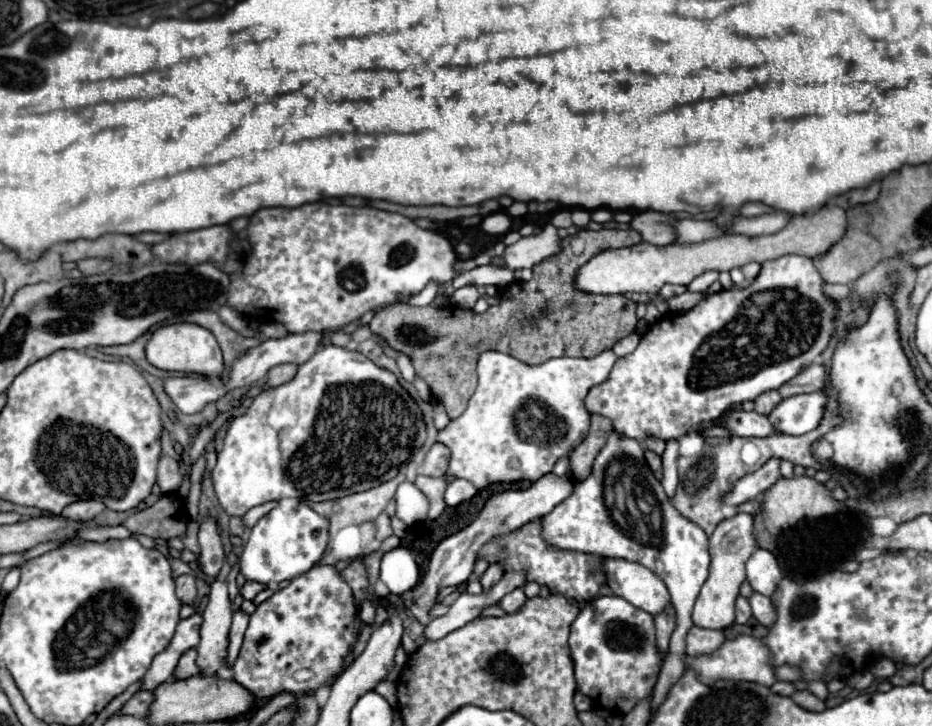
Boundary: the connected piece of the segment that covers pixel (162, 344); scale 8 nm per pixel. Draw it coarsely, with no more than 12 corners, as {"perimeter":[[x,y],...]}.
{"perimeter":[[196,323],[158,327],[146,359],[164,371],[224,371],[216,337]]}

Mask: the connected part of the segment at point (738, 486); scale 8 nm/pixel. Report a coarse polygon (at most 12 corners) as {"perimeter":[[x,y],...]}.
{"perimeter":[[780,459],[740,477],[722,497],[724,505],[756,499],[780,477]]}

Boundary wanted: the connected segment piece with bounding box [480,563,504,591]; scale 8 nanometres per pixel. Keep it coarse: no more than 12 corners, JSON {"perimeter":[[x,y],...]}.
{"perimeter":[[494,563],[480,577],[484,591],[502,577],[504,565]]}

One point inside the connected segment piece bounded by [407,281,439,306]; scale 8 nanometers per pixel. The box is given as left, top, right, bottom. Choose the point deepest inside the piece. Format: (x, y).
(428, 294)

